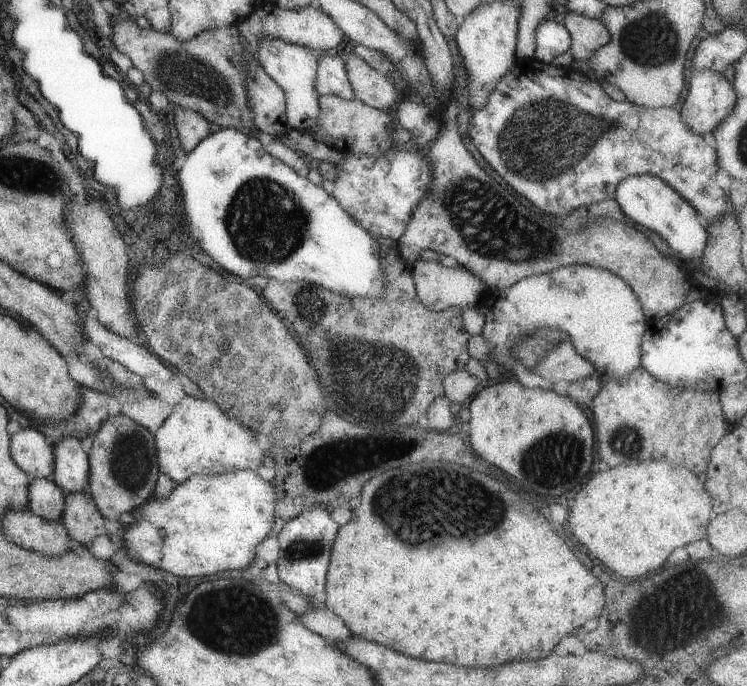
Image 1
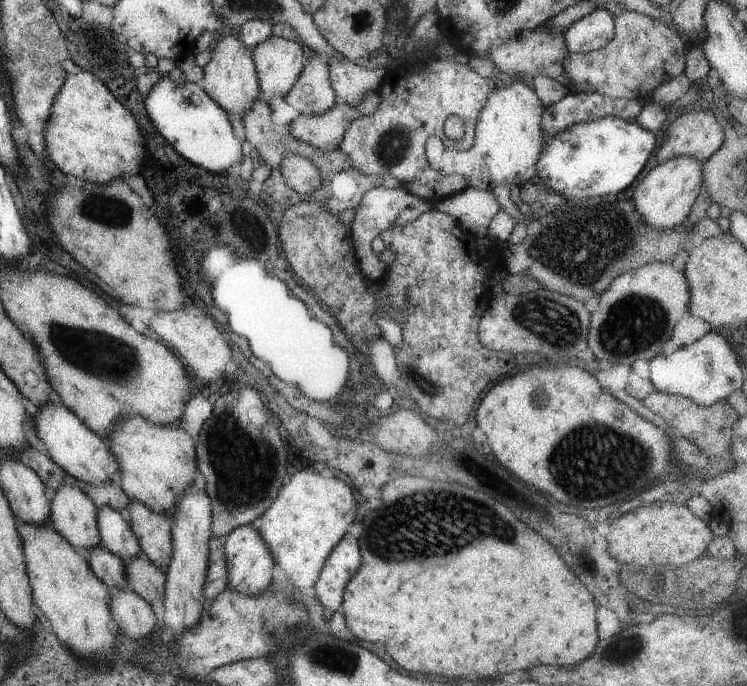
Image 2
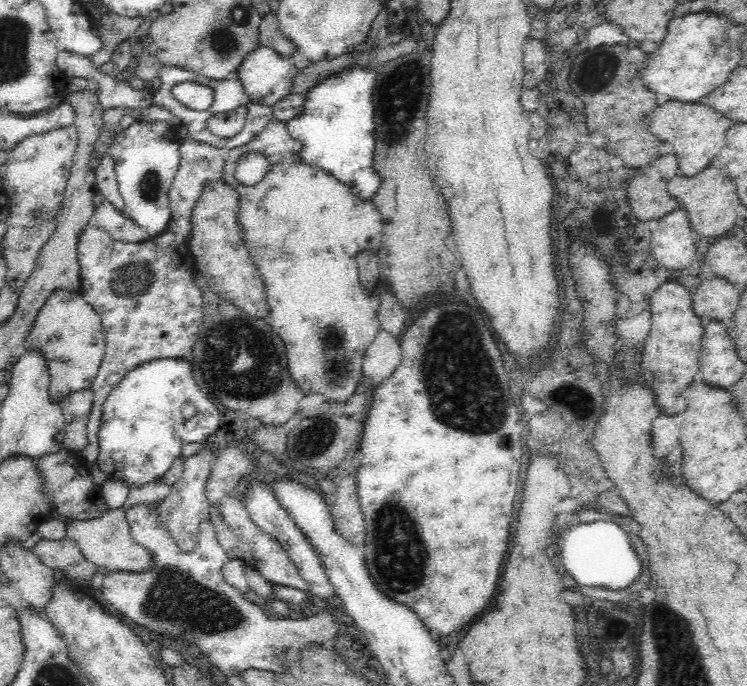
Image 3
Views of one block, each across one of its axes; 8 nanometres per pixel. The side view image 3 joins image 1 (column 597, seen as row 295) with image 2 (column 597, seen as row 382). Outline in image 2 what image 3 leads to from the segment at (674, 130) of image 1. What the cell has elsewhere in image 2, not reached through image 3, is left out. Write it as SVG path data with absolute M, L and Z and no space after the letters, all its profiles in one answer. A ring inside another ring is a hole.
M567 93L561 100L544 107L540 118L540 129L544 141L569 125L587 122L604 116L633 120L643 104L636 100L616 99L599 93Z

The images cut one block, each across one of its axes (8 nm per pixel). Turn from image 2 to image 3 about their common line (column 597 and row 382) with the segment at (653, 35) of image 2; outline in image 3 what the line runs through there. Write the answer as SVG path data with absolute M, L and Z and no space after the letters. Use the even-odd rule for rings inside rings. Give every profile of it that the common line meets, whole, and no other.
M57 288L46 297L23 344L26 353L38 353L44 357L49 373L48 397L54 404L72 392L91 389L106 353L100 315L80 293L64 288Z

